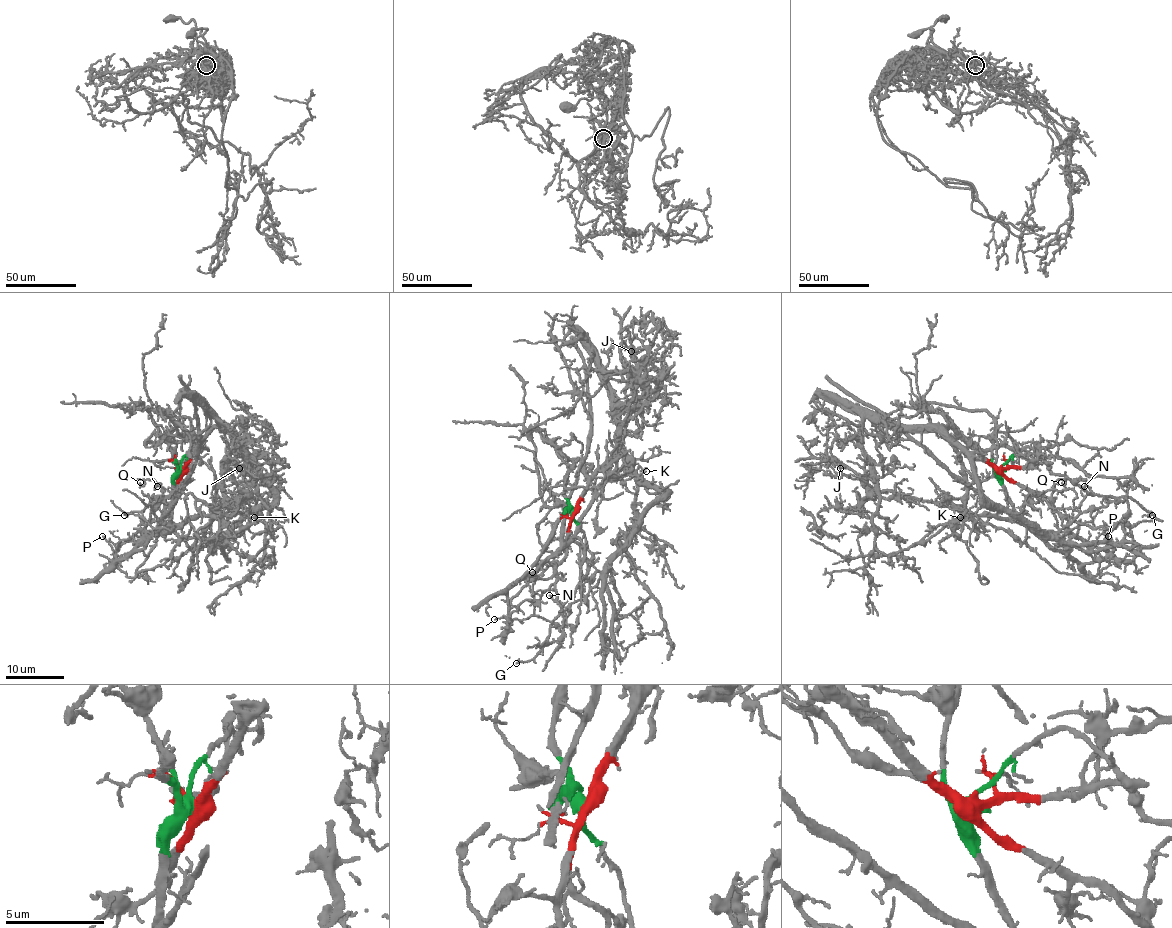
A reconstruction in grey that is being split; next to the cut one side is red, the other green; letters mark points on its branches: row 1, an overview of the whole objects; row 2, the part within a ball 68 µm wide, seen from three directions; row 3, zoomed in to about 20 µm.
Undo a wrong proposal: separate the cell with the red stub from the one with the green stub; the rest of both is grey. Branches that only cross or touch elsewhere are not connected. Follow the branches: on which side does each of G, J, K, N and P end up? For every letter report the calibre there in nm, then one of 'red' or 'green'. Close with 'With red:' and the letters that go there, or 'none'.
G: 220 nm thick; red
J: 110 nm thick; red
K: 110 nm thick; red
N: 120 nm thick; red
P: 110 nm thick; green
With red: G, J, K, N

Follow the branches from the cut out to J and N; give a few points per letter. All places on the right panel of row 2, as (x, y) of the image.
J: (1002, 469), (951, 427), (895, 427), (870, 418), (863, 425), (869, 471), (855, 478), (838, 475), (841, 468)
N: (1002, 469), (1045, 464), (1052, 472), (1064, 474), (1092, 494), (1090, 488), (1084, 486)

